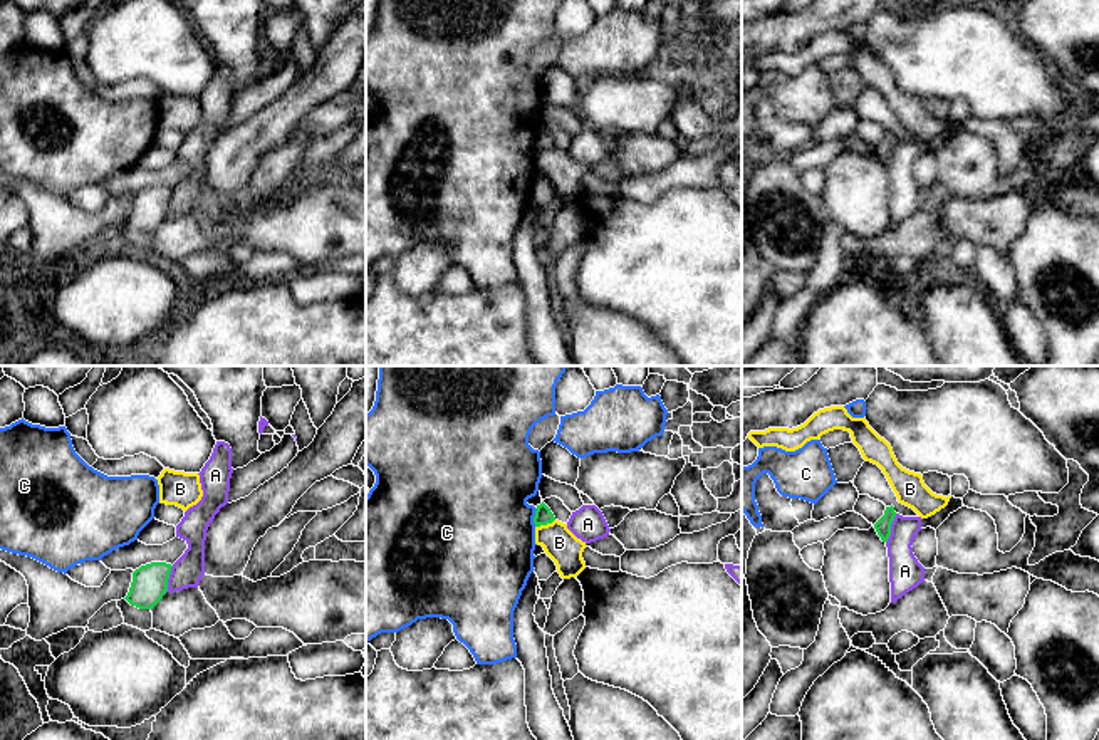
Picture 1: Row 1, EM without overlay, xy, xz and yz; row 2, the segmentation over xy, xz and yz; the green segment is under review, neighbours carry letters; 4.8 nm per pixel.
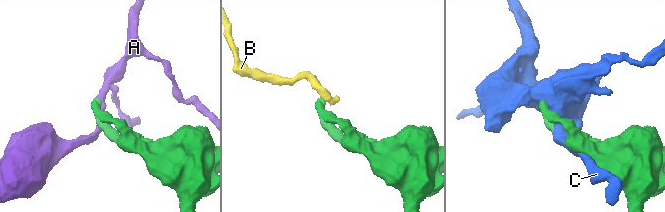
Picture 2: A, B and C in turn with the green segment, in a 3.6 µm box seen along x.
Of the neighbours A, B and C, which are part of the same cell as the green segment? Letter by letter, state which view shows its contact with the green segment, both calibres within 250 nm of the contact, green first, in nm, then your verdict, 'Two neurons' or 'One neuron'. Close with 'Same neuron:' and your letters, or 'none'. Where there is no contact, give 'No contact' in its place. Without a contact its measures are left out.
A: Touches green in yz. Thickness 80 nm (green) against 160 nm. Two neurons
B: Touches green in xz. Thickness 80 nm (green) against 160 nm. Two neurons
C: Touches green in xz. Thickness 80 nm (green) against 480 nm. Two neurons
Same neuron: none

